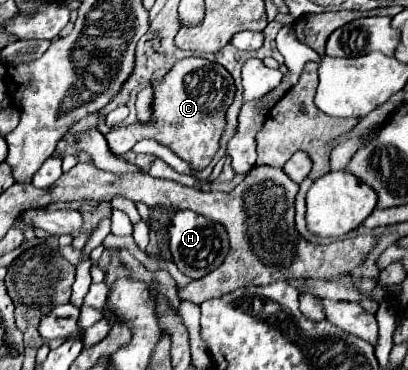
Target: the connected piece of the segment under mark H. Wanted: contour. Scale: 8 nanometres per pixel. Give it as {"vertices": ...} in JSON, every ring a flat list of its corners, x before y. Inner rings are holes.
{"vertices":[[180,210,174,214,172,222,168,224,168,236,170,236,170,252,174,258,174,264,182,274,186,274,192,280,202,278,212,270,216,270,224,262,226,254,230,252,226,228,192,210]]}

